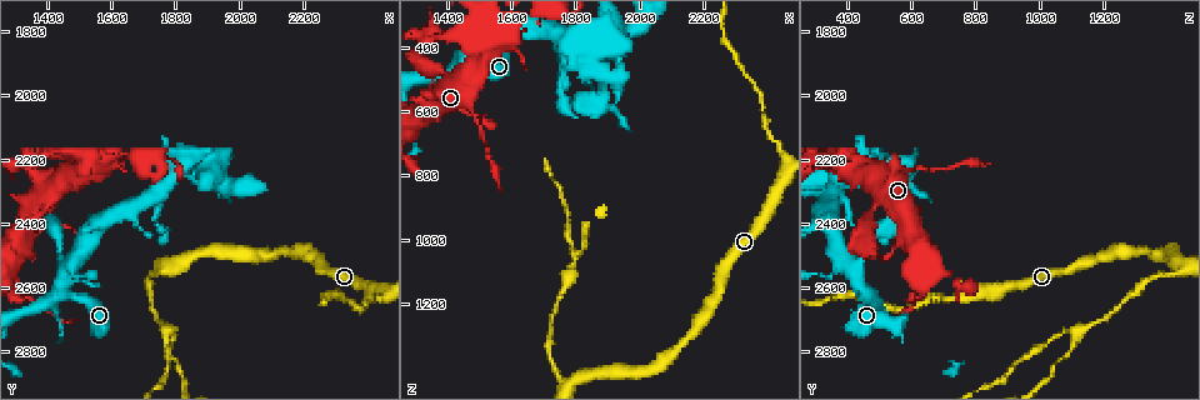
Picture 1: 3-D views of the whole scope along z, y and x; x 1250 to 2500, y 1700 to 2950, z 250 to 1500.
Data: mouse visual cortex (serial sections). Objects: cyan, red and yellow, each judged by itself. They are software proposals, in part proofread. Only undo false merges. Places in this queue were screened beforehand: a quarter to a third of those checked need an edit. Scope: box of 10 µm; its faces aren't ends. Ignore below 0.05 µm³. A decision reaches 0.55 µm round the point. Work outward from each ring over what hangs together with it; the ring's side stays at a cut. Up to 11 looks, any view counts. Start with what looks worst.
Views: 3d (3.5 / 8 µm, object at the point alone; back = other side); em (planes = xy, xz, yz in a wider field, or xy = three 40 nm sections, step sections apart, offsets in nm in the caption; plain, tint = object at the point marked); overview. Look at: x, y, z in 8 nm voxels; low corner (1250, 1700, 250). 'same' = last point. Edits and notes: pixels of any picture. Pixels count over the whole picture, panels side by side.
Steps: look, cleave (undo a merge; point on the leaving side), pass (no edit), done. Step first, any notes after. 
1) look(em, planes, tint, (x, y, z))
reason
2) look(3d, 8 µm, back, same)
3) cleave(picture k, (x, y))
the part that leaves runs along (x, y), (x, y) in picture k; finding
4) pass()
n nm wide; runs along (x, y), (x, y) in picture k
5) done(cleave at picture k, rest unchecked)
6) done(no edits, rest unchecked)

look(3d, 8 µm, (1740, 2560, 1430))
three-way junction

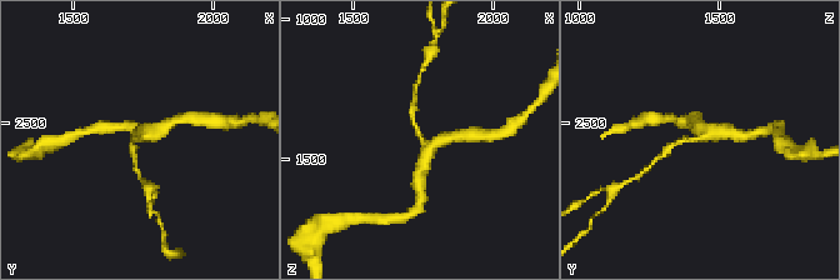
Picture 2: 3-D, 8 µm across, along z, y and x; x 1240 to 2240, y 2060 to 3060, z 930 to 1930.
look(em, xy, step 2, tint, same)
now the EM

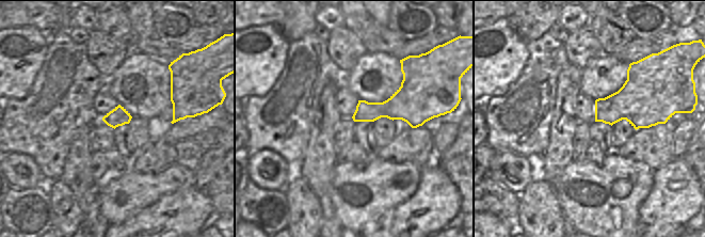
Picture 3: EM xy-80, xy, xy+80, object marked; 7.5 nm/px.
pass()
150 nm wide; runs along (448, 138), (424, 143), (414, 125), (413, 105) in picture 2; one cell here

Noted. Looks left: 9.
look(3d, 3.5 µm, (1770, 2730, 1130))
three arms meet

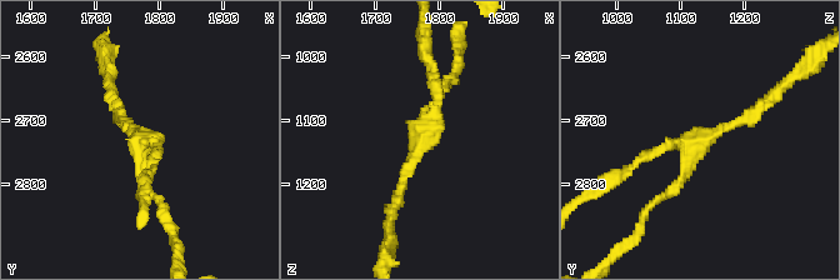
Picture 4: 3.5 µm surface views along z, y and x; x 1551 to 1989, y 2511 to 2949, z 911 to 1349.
look(em, xy, step 1, tint, (1770, 2730, 1125))
3 arms; arms of 150, 150, 150 nm

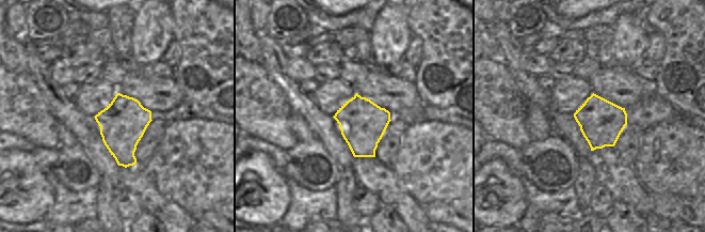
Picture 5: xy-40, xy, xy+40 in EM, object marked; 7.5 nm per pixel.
pass()
runs along (759, 108), (698, 143), (666, 143), (628, 174) in picture 4; one cell here

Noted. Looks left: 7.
look(3d, 3.5 µm, back, (1460, 2540, 420))
abrupt turn

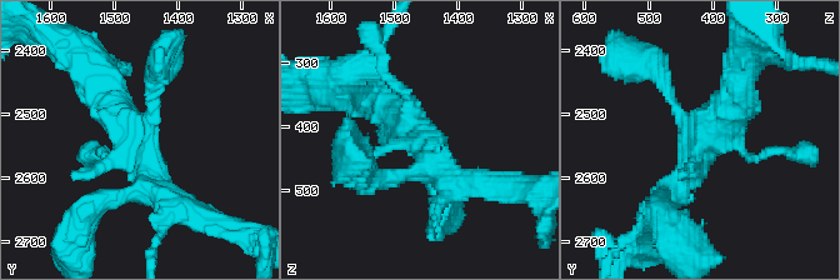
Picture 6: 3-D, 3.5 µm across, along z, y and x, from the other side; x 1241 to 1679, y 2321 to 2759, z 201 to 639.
look(em, xy, step 5, tint, (1455, 2545, 415))
need the tissue

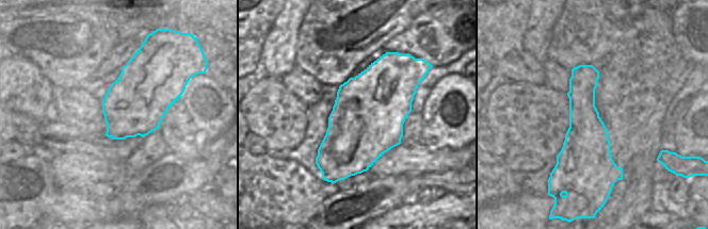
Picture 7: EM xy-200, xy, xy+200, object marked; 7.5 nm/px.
look(em, xy, step 3, tint, same)

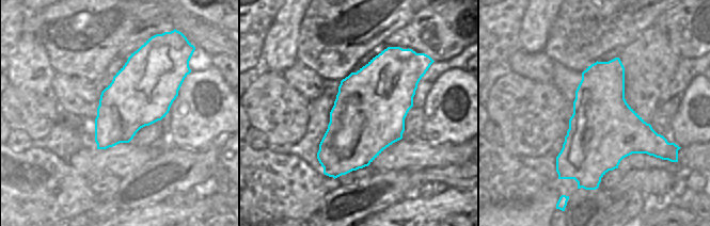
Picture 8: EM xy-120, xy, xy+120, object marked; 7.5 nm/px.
pass()
runs along (663, 195), (695, 160), (736, 80) in picture 6; continuous, no second cell

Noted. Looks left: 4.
look(3d, 3.5 µm, (1580, 2190, 340))
two arms at a narrow angle

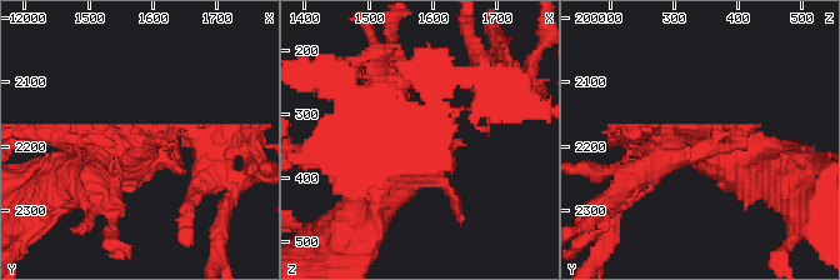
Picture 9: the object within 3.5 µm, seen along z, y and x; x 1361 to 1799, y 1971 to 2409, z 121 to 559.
look(em, planes, tint, same)
shape alone is not enough

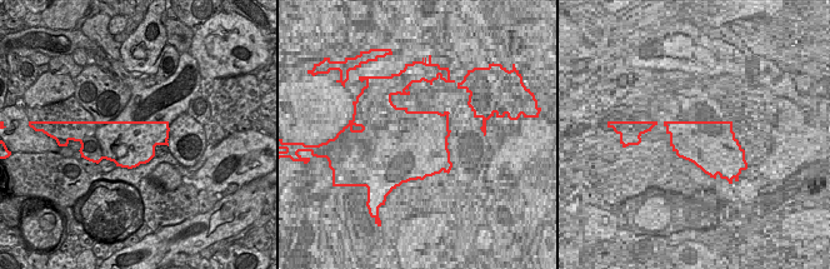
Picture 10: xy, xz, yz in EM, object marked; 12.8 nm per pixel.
look(em, xy, step 3, tint, same)

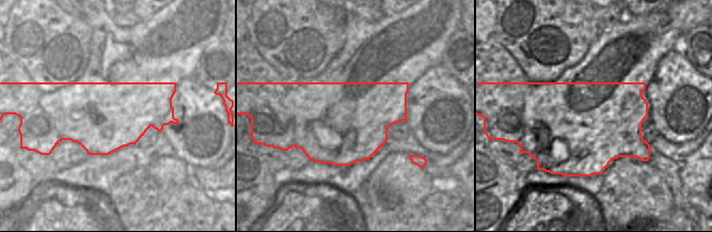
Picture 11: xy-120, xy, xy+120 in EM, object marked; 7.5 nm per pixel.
cleave(picture 9, (355, 160))
the part that leaves runs along (106, 161), (156, 135), (191, 131) in picture 9; a second cell is stuck on

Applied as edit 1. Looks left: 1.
done(cleave at picture 9, rest unchecked)

